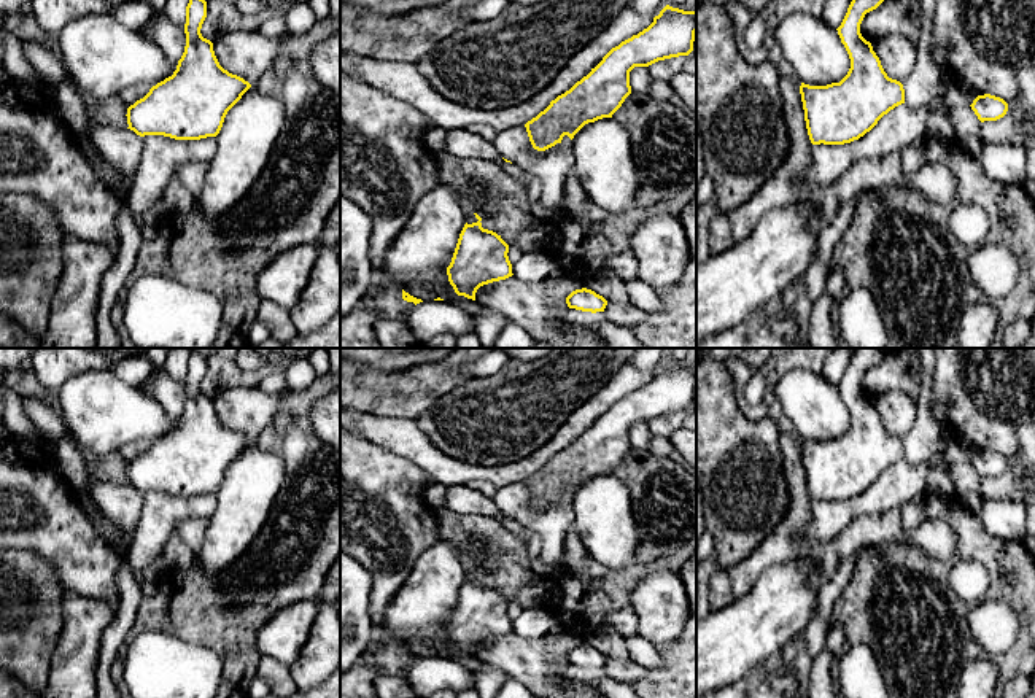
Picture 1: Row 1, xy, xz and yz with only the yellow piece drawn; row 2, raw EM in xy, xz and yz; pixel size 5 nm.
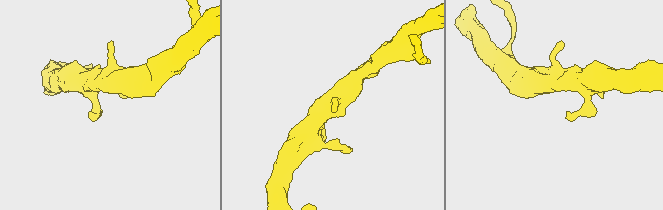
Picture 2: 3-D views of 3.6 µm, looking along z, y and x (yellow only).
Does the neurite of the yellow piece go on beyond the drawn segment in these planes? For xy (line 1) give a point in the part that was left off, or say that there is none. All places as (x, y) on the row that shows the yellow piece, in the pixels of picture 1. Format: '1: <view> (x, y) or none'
1: none

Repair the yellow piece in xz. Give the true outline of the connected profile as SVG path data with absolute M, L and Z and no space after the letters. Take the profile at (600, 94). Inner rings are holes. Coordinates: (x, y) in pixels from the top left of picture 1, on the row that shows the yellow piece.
M666 5L647 29L612 48L587 76L525 124L533 148L545 151L561 143L564 135L572 140L585 124L612 118L631 94L630 72L634 67L649 67L658 60L688 56L693 51L695 33L696 11L684 11Z

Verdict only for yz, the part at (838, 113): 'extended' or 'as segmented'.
as segmented

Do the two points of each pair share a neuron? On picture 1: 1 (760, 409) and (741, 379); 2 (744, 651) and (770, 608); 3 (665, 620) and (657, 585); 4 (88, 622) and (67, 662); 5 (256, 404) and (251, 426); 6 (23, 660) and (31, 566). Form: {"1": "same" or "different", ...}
{"1": "same", "2": "same", "3": "same", "4": "same", "5": "same", "6": "same"}

